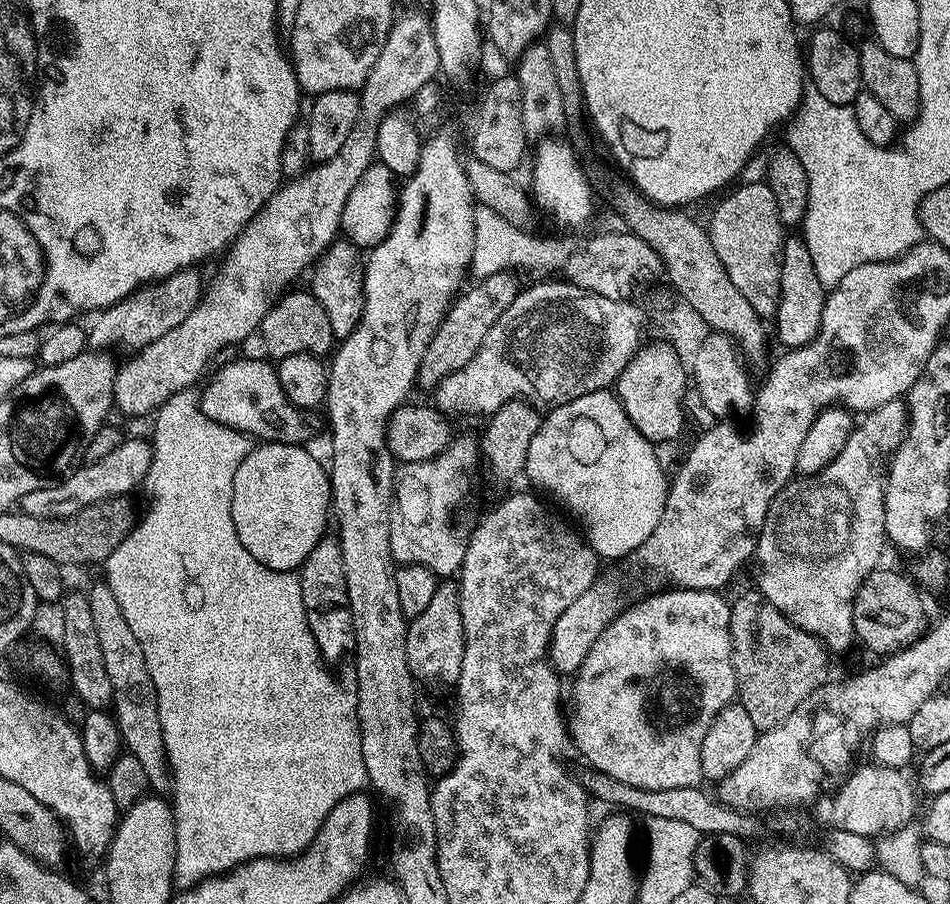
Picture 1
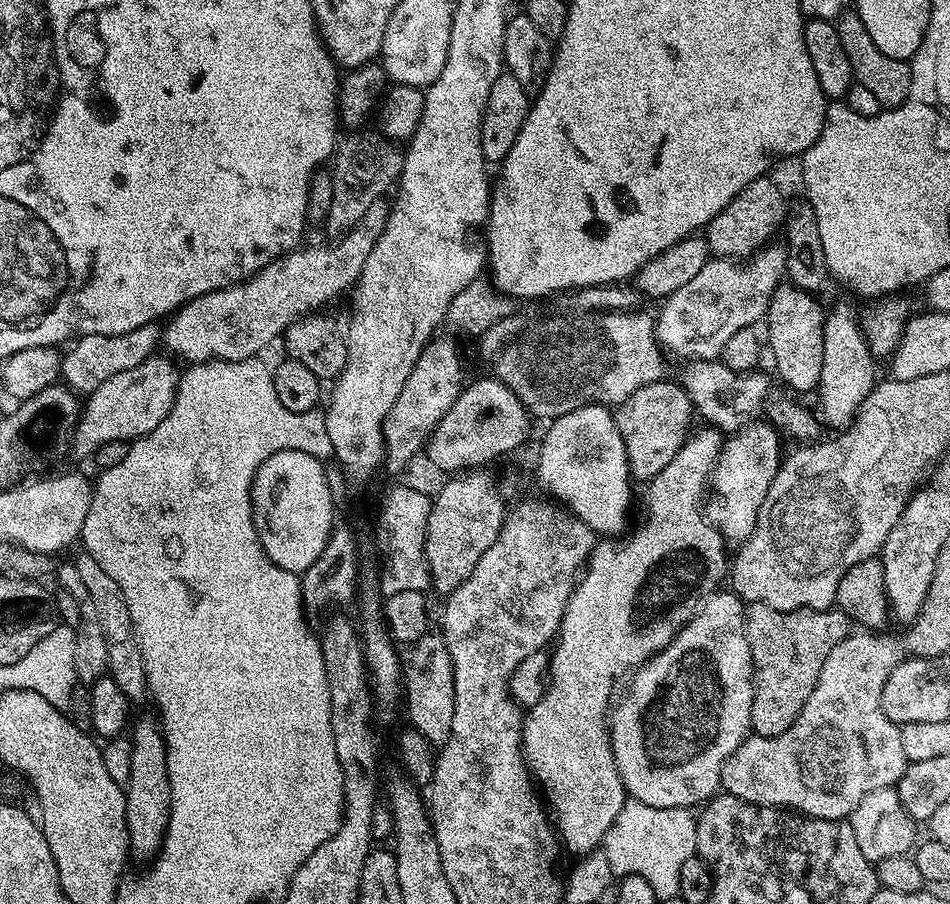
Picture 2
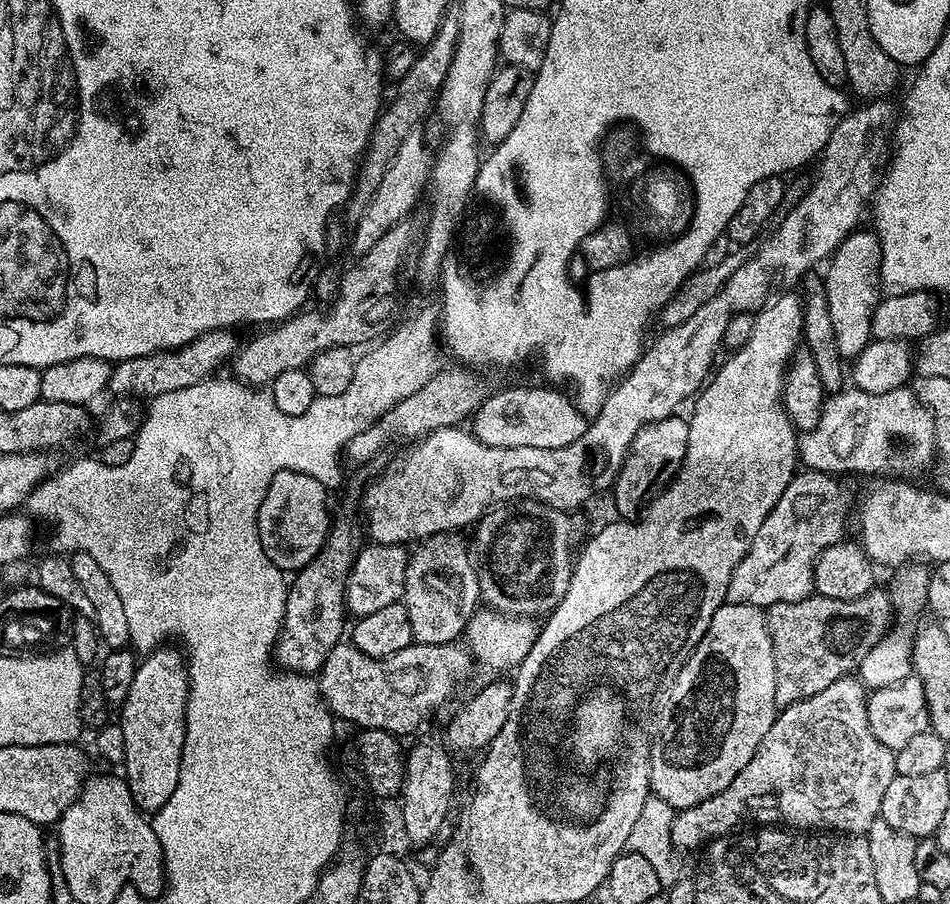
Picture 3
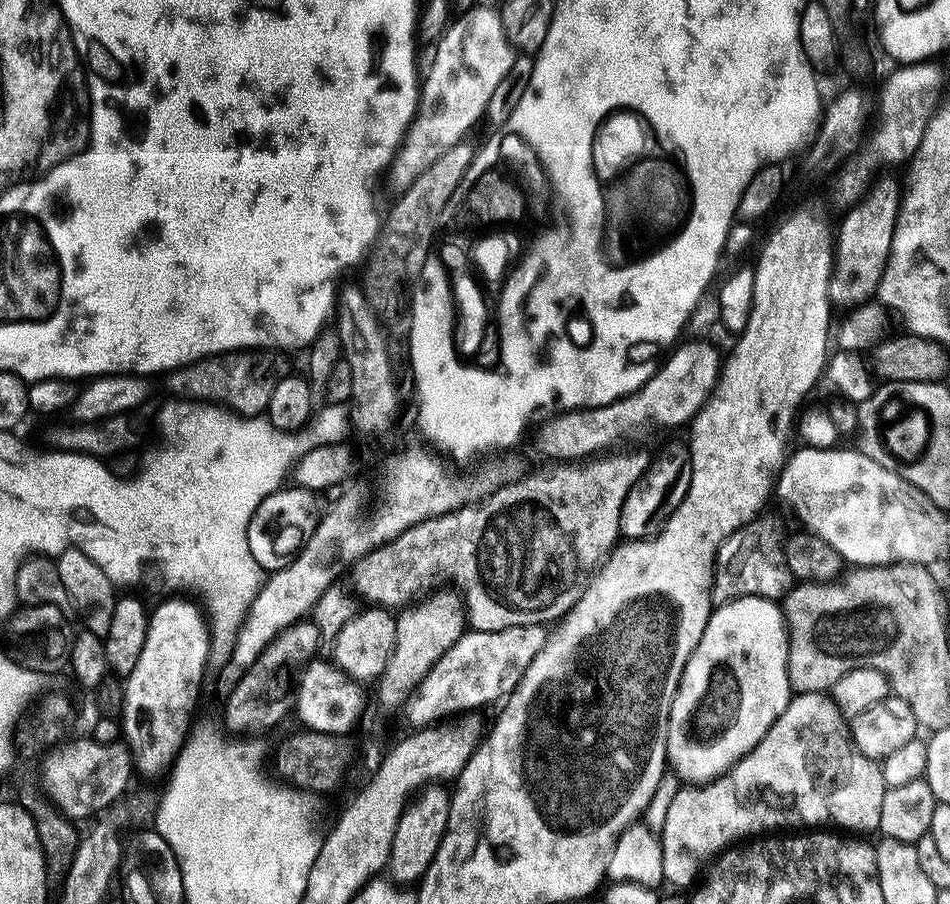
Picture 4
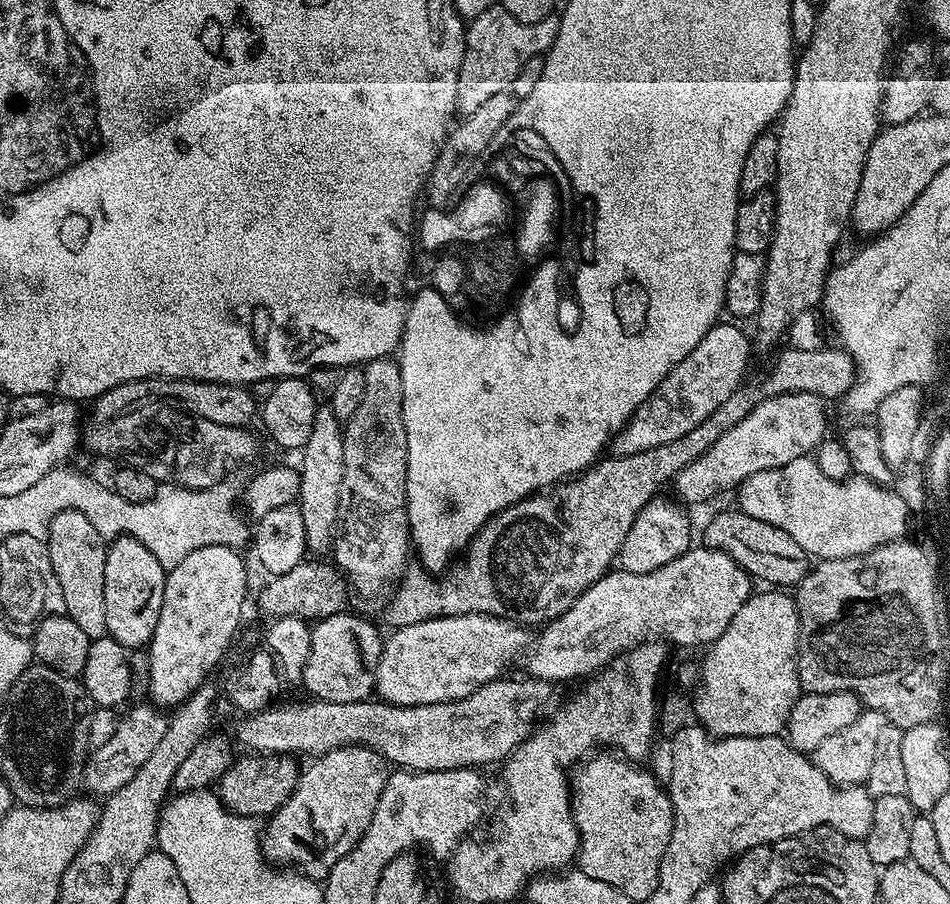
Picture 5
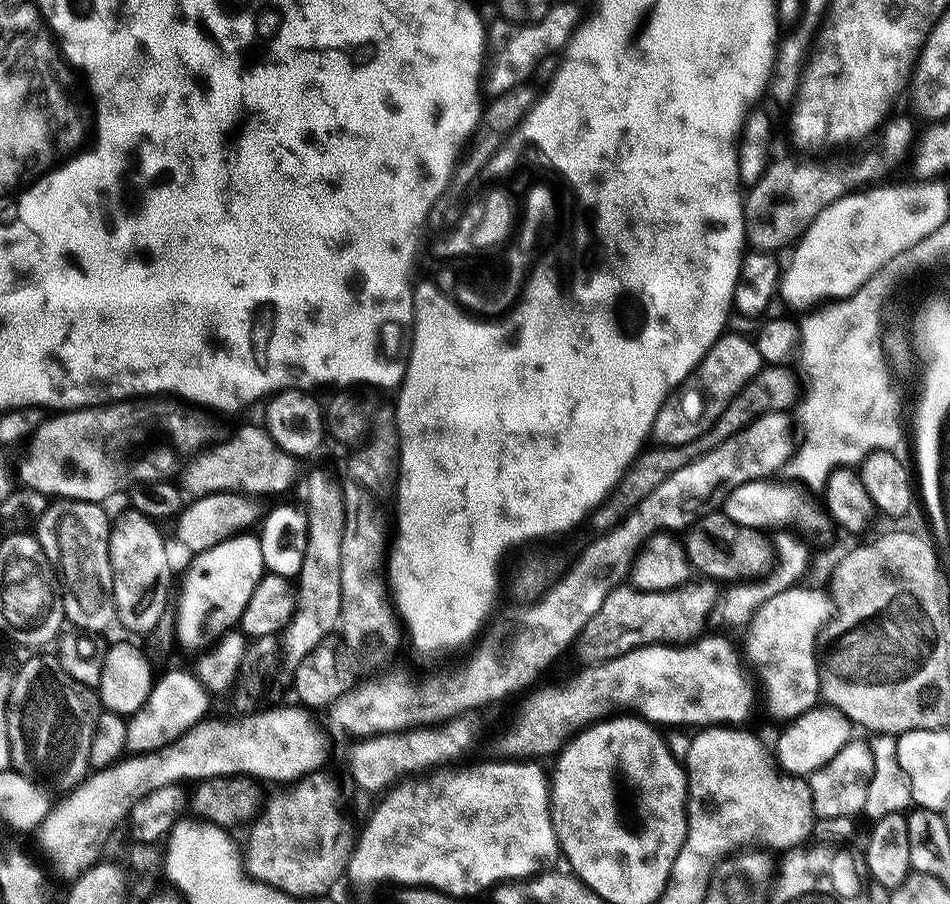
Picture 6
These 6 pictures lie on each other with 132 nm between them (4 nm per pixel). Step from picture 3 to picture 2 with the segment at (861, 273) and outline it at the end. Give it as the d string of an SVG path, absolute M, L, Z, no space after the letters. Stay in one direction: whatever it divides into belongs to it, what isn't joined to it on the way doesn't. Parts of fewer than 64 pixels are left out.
M836 304L824 318L824 341L822 342L822 374L818 385L820 412L818 419L821 425L828 424L832 430L843 430L852 425L862 402L870 390L878 383L876 364L872 351L860 329L858 312L848 304Z

